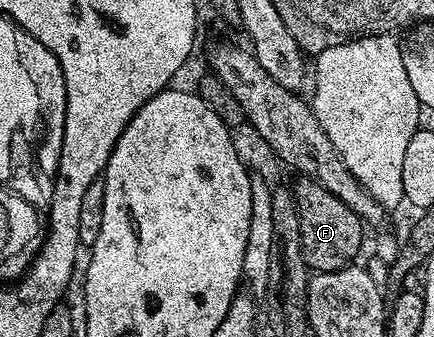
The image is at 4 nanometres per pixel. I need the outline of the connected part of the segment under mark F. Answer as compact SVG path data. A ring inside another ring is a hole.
M305 182L301 189L296 189L295 195L301 216L302 254L308 267L314 273L350 267L361 248L362 219L347 202L339 202L335 194L318 184Z

